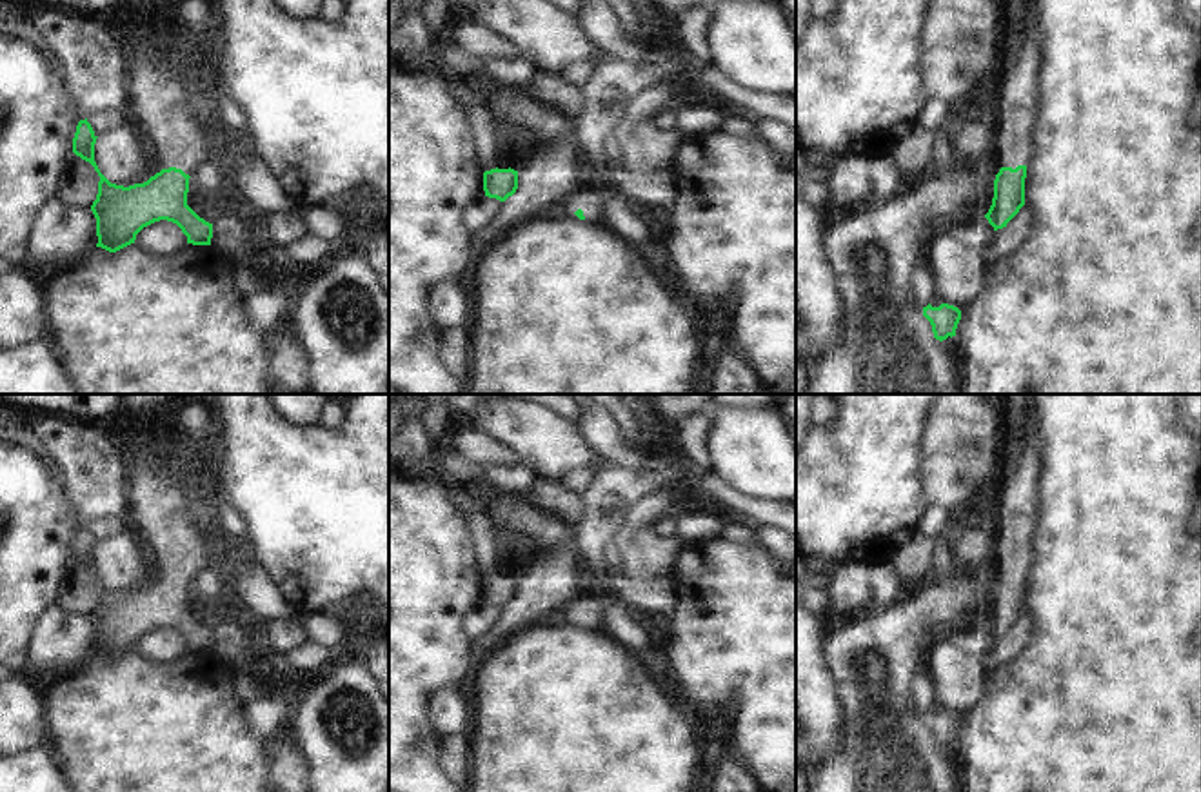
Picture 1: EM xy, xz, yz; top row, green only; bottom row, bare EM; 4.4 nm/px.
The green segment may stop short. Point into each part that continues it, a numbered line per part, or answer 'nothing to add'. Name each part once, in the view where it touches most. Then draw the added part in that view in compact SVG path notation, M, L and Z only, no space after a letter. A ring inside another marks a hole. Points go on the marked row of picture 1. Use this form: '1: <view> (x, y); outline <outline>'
1: xy (151, 79); outline M124 0L124 4L129 9L125 31L133 44L127 54L129 93L140 100L142 107L162 111L165 116L158 140L162 169L176 167L194 176L209 162L209 151L187 109L187 84L164 60L142 22L151 13L165 13L173 7L169 0Z

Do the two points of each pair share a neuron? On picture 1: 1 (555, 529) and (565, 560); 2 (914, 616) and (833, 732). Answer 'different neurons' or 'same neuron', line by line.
1: different neurons
2: different neurons

